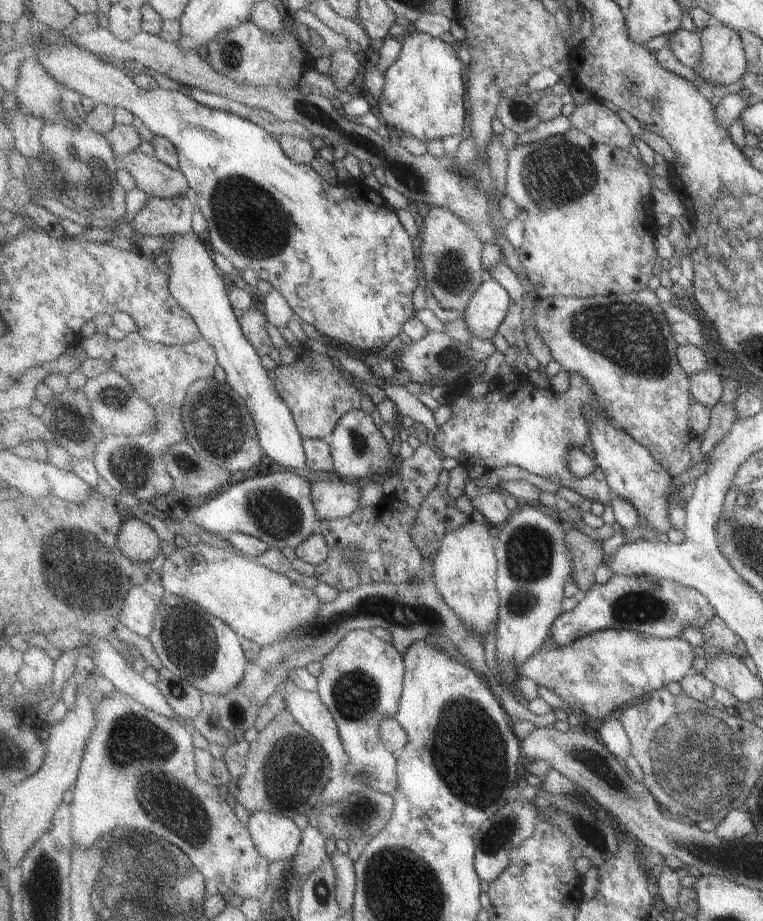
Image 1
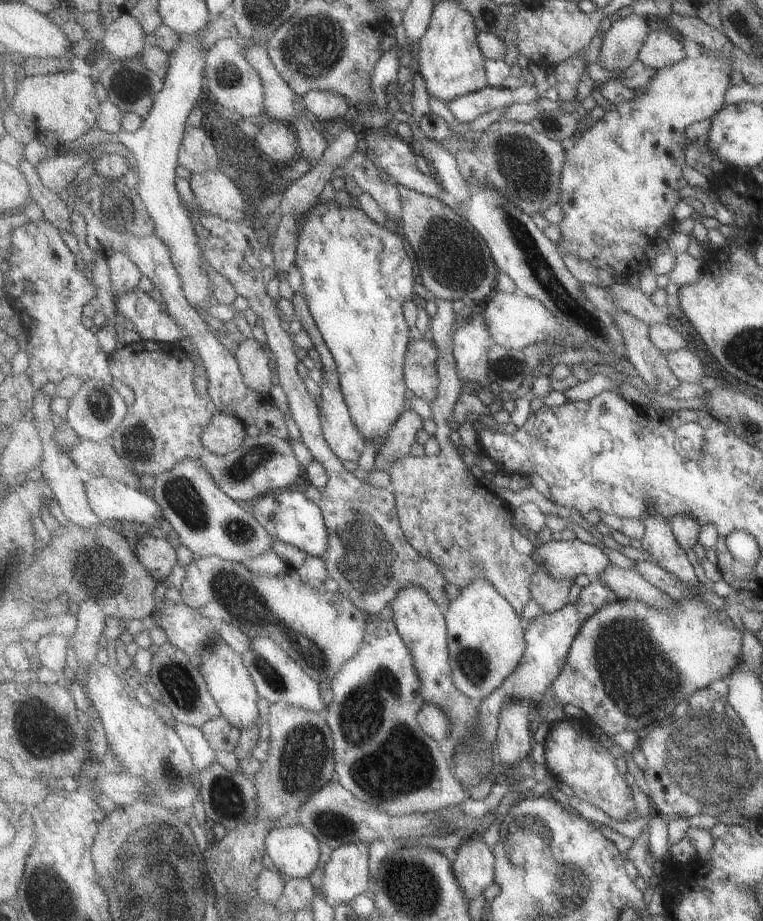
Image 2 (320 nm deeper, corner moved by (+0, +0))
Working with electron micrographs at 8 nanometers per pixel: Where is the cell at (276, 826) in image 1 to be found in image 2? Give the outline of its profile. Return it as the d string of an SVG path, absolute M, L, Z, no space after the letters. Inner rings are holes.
M303 825L273 828L266 836L269 865L287 878L304 879L311 876L321 858L319 839Z

